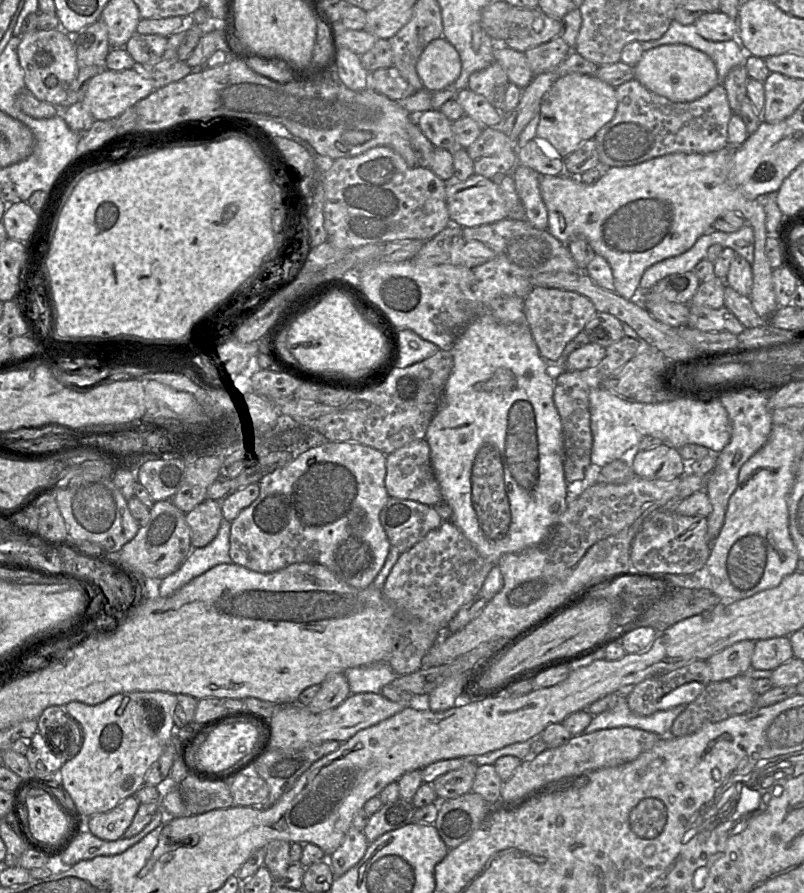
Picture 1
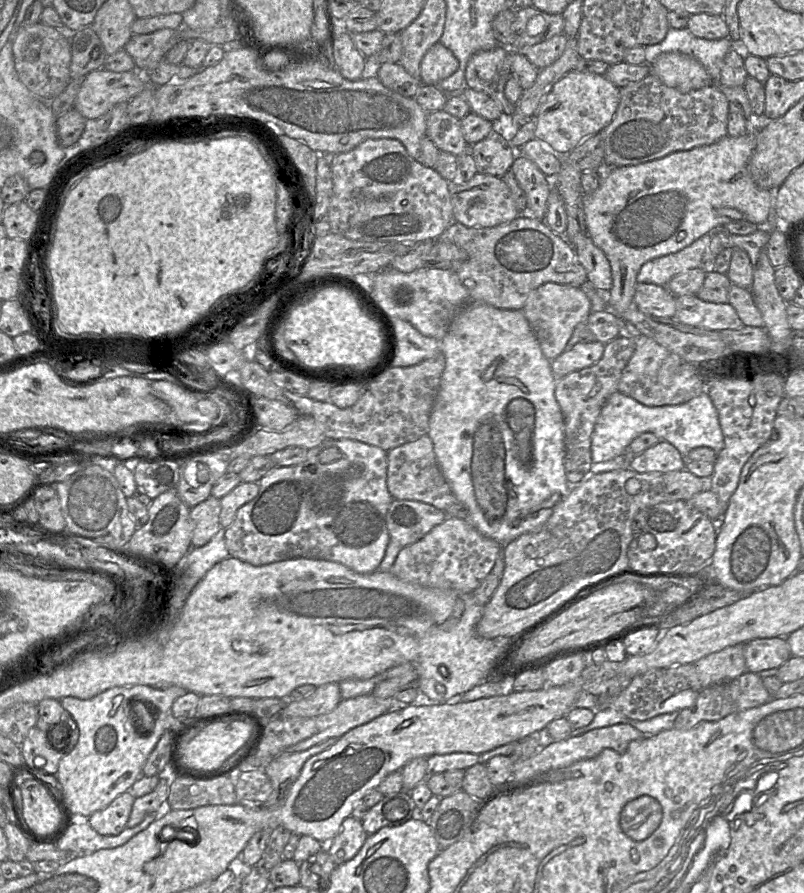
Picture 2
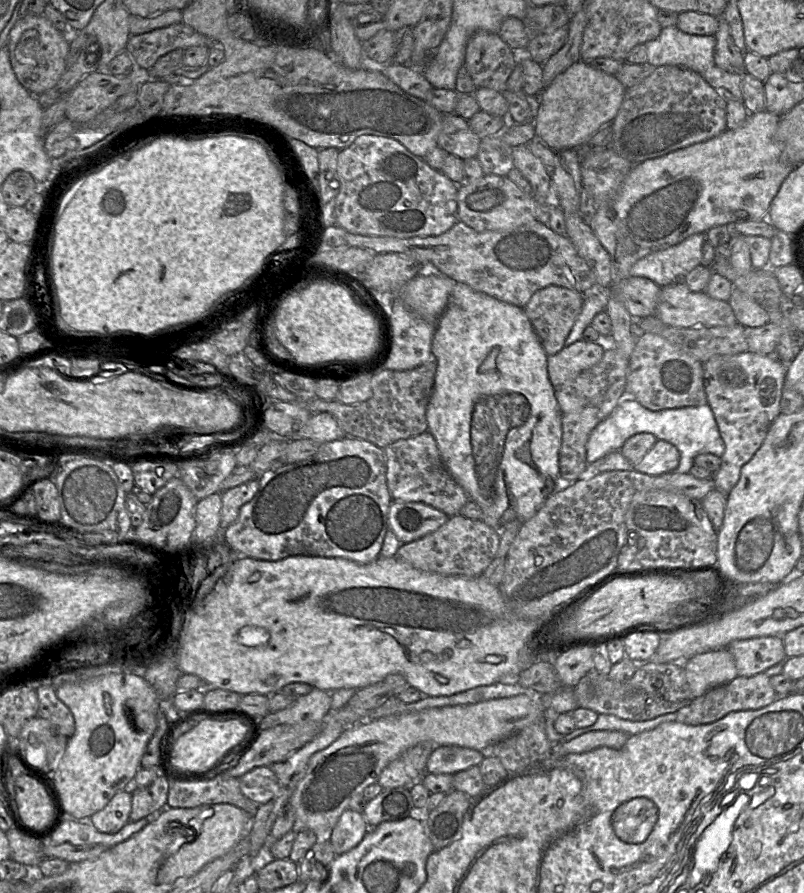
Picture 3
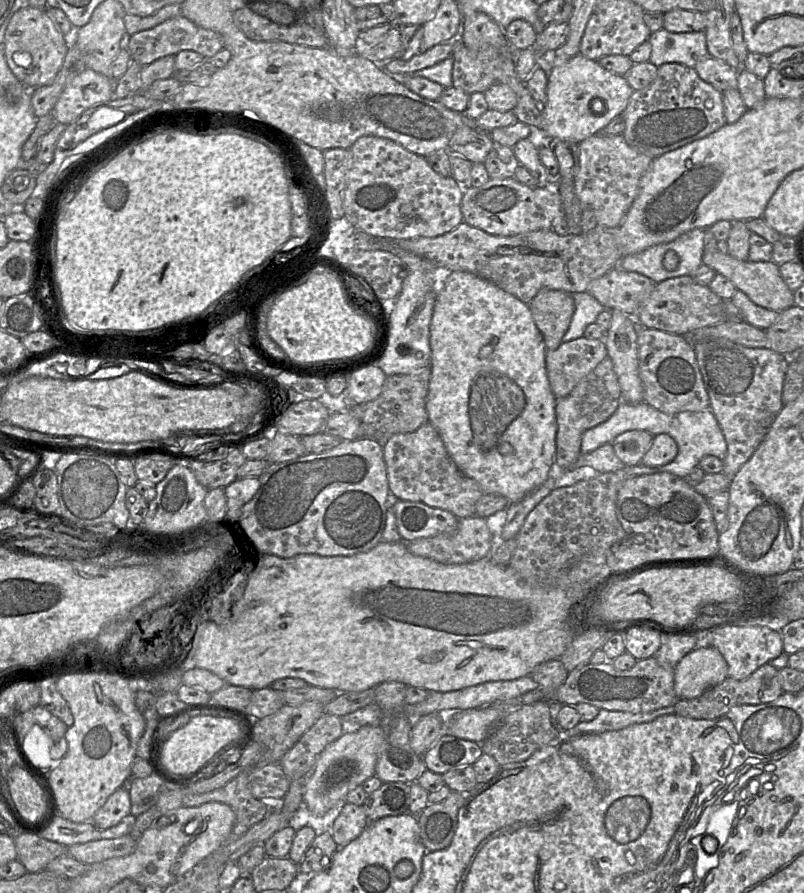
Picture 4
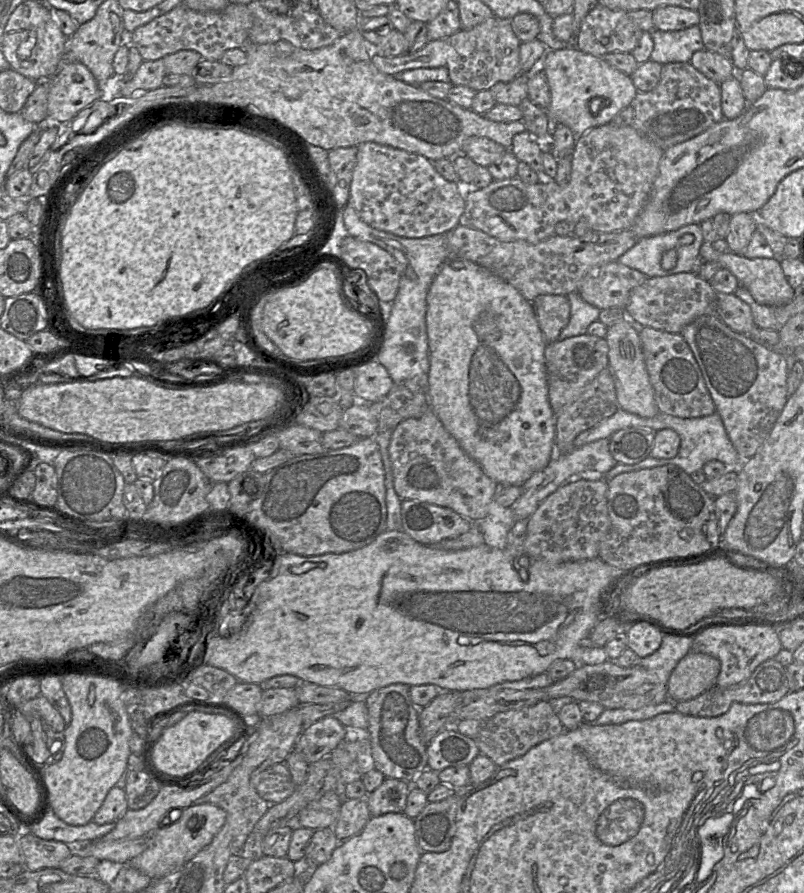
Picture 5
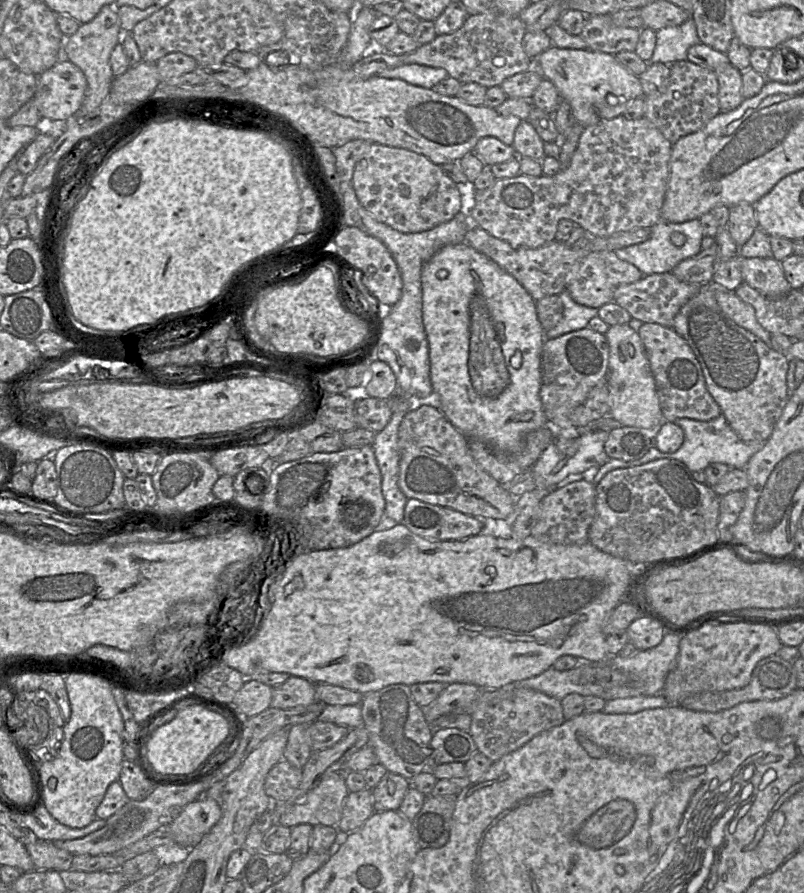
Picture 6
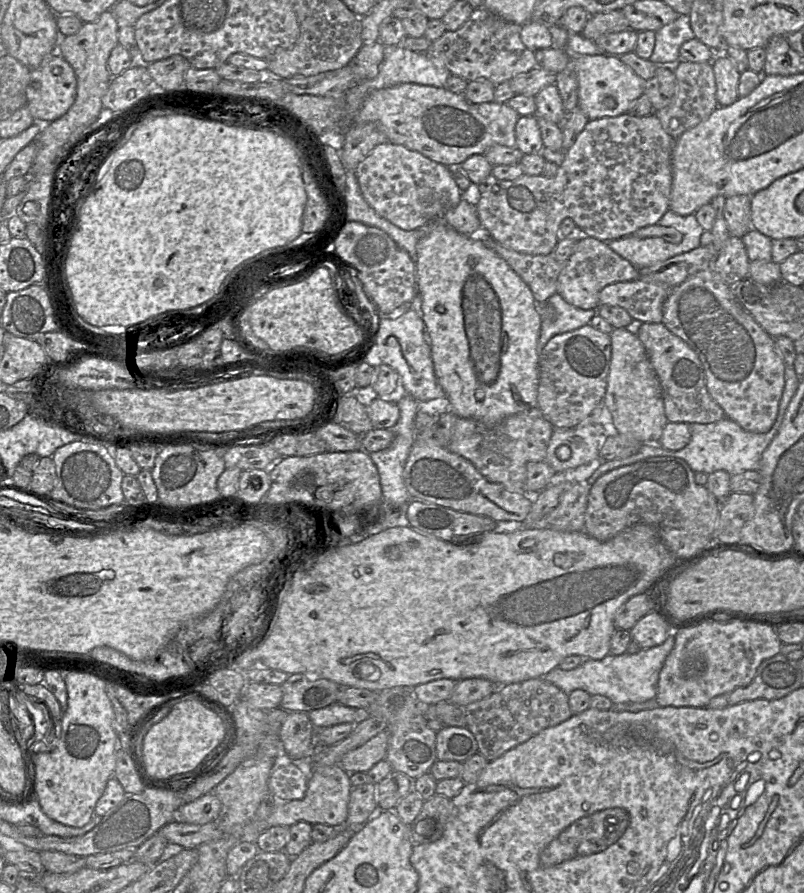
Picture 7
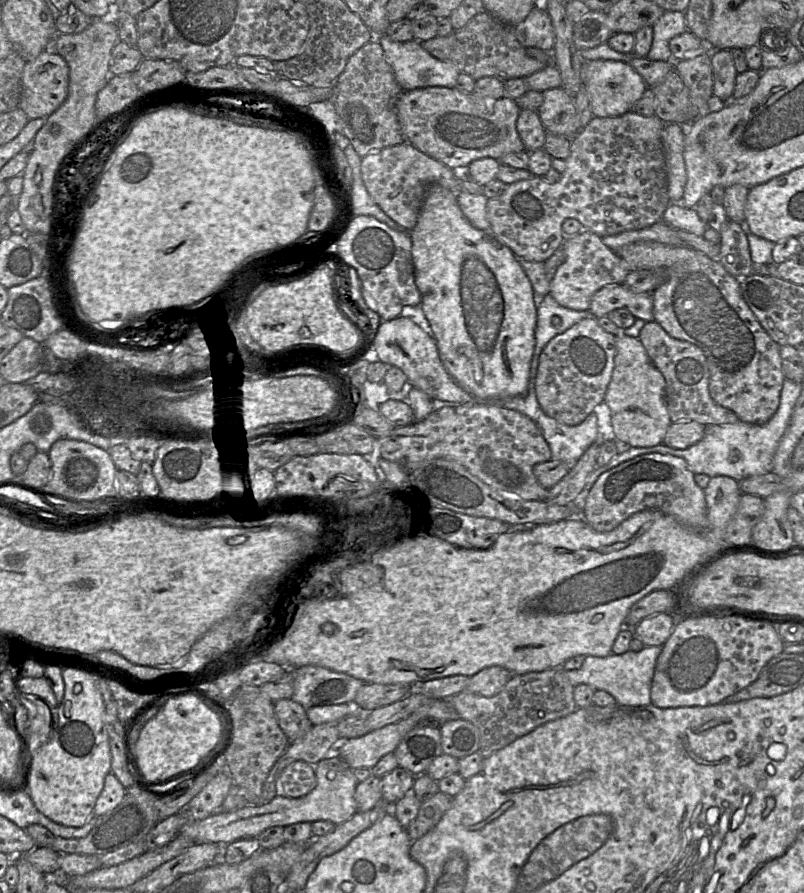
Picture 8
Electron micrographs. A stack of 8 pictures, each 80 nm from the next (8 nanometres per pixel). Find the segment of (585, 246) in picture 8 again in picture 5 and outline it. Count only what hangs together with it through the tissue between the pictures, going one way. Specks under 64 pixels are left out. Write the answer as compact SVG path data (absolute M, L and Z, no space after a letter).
M613 261L590 271L577 292L585 302L600 310L624 309L631 291L647 278L640 271Z

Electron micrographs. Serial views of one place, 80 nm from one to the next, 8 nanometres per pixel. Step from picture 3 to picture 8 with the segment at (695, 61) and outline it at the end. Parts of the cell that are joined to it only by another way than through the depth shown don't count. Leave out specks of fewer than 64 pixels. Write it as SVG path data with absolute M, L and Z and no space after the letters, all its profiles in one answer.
M665 10L653 25L653 41L647 57L650 60L672 61L670 40L686 30L684 12Z

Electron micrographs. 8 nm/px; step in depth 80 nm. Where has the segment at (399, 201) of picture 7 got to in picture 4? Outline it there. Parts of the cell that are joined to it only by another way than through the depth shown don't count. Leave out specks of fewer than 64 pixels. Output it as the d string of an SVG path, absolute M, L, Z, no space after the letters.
M362 136L349 148L351 168L343 191L344 217L357 229L375 237L412 239L437 237L455 229L463 222L461 202L464 188L451 176L436 173L425 157L412 153L392 140Z

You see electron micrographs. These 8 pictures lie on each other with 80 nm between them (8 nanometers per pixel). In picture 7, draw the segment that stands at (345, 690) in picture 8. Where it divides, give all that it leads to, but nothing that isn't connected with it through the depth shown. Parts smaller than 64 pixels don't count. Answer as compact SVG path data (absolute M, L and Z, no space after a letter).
M296 673L291 674L281 687L283 691L283 697L280 703L281 708L287 711L309 712L336 703L339 690L341 687L347 686L341 686L340 684L325 678L311 679L305 674Z

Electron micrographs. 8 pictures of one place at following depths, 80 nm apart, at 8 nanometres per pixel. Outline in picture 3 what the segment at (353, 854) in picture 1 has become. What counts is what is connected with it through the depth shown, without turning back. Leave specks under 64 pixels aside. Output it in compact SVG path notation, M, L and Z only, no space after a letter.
M350 808L345 810L330 836L335 854L338 856L355 848L363 840L369 829L362 813Z

